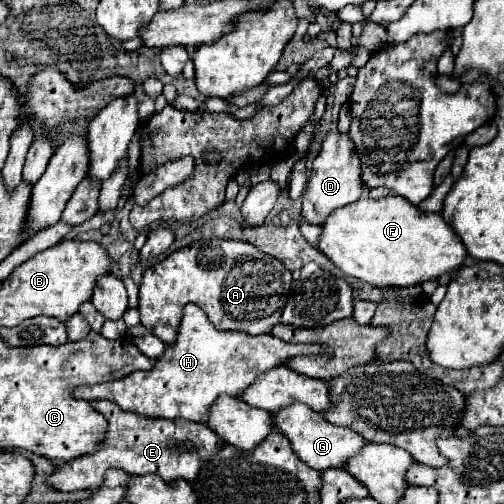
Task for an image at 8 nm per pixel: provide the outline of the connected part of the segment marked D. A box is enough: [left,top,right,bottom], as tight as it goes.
[302,76,362,225]

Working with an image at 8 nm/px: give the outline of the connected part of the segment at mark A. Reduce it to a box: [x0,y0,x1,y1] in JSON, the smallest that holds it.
[138,239,292,345]

